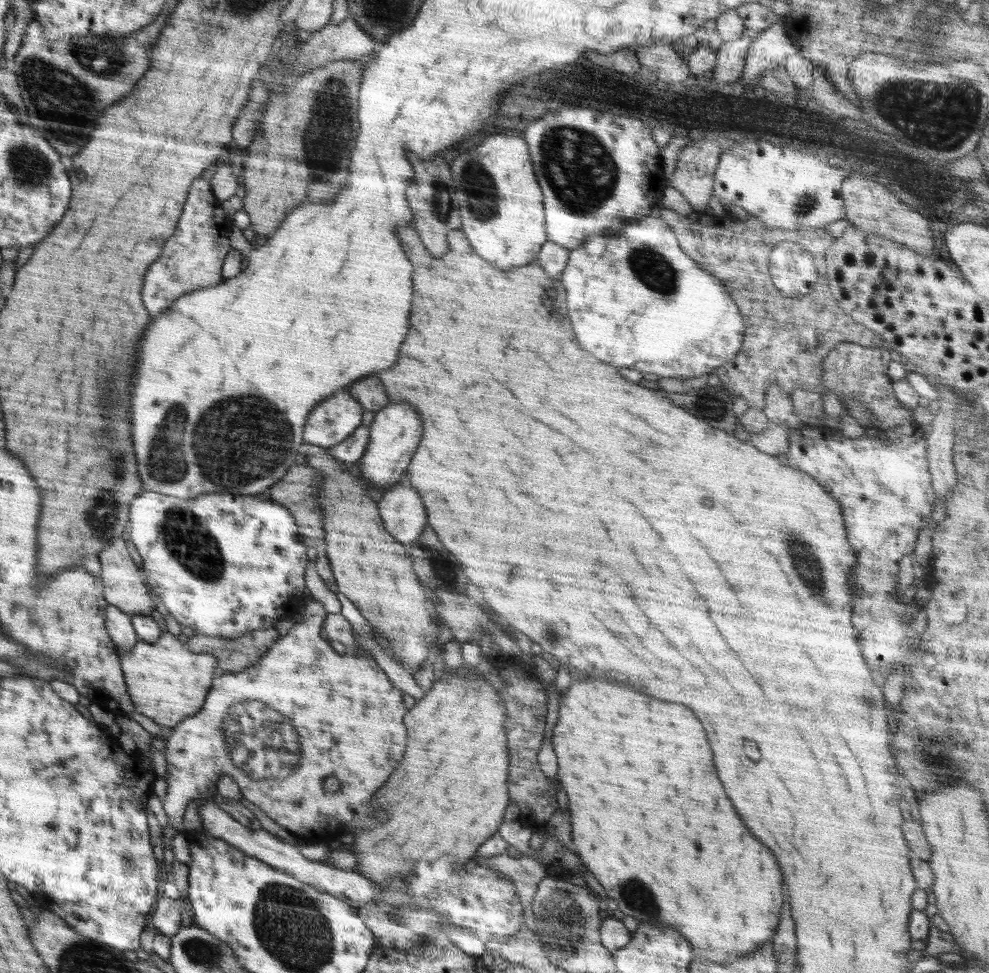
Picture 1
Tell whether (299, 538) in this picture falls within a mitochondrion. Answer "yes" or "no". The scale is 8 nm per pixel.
no

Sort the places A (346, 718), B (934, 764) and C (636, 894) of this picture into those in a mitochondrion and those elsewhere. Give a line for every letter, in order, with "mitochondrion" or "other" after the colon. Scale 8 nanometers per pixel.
A: other
B: mitochondrion
C: mitochondrion

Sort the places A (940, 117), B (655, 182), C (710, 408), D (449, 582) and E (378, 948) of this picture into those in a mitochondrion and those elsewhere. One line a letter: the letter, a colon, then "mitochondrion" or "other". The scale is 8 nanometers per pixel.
A: mitochondrion
B: other
C: mitochondrion
D: mitochondrion
E: other

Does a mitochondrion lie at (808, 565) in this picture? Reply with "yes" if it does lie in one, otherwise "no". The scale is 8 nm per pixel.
yes

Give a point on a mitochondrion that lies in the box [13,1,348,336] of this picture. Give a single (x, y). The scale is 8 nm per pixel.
(62, 98)

